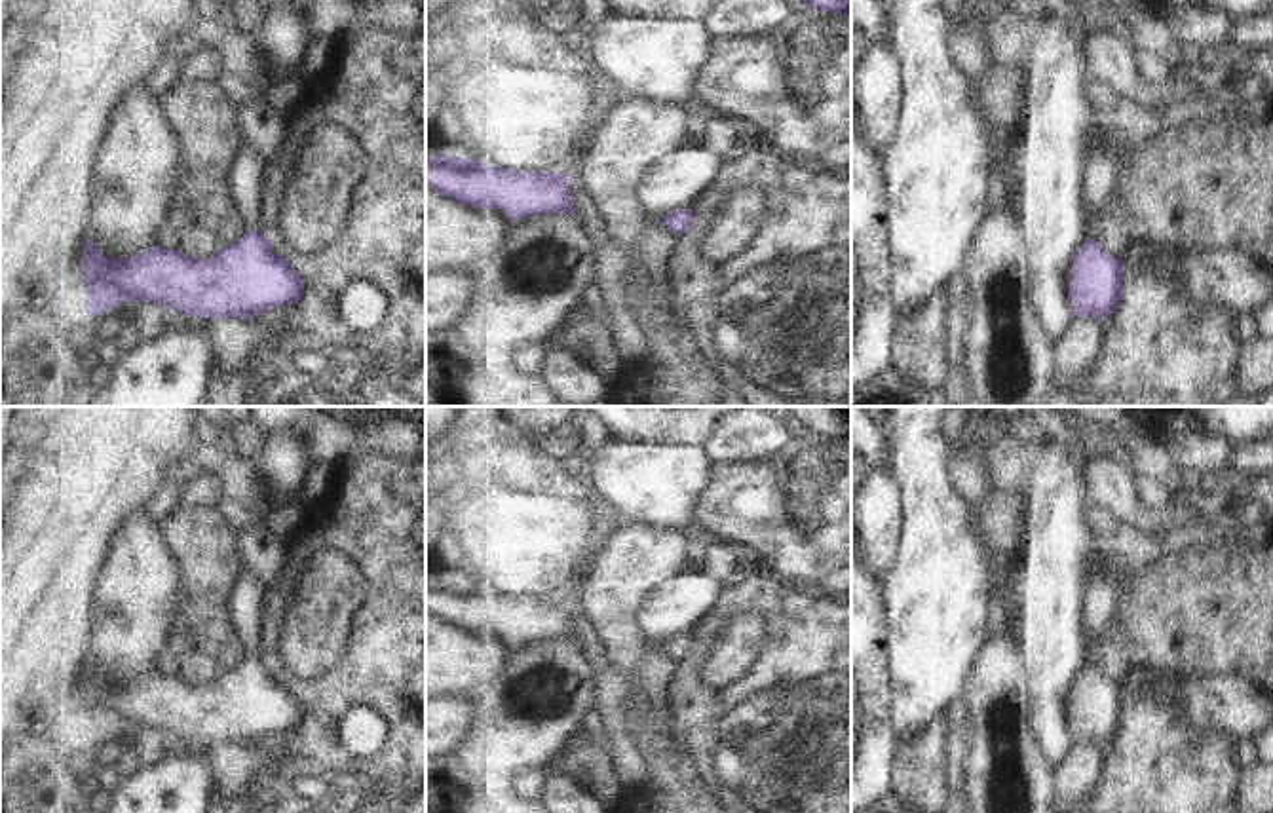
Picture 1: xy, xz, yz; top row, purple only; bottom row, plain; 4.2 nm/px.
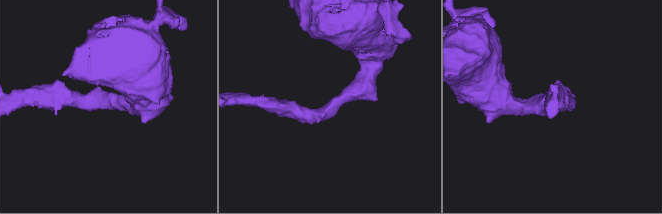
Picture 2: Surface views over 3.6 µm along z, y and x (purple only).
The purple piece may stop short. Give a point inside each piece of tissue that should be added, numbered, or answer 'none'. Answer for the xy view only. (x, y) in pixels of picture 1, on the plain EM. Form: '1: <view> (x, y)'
1: xy (246, 605)

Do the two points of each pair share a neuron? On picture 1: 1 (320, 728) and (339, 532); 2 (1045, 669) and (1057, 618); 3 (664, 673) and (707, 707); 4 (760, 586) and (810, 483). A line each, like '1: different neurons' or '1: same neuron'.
1: same neuron
2: same neuron
3: different neurons
4: different neurons

